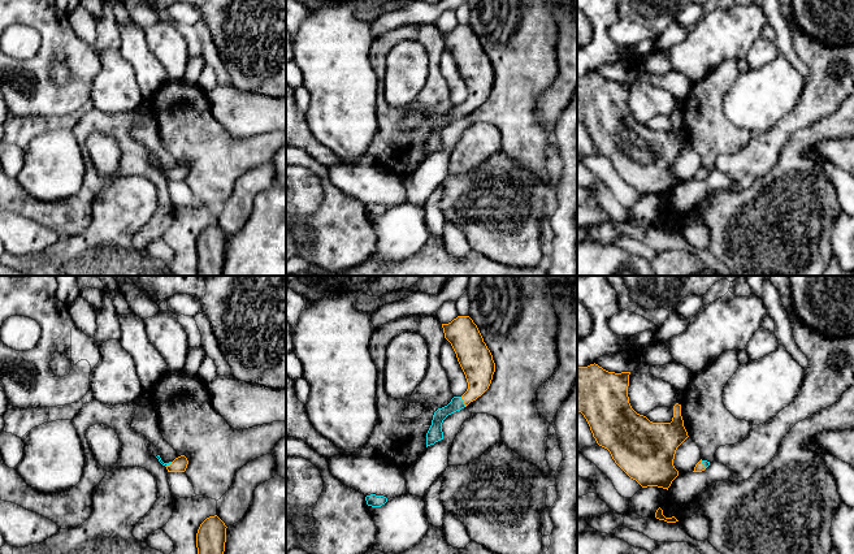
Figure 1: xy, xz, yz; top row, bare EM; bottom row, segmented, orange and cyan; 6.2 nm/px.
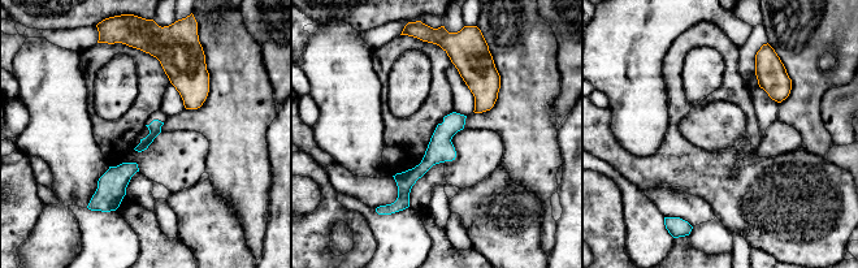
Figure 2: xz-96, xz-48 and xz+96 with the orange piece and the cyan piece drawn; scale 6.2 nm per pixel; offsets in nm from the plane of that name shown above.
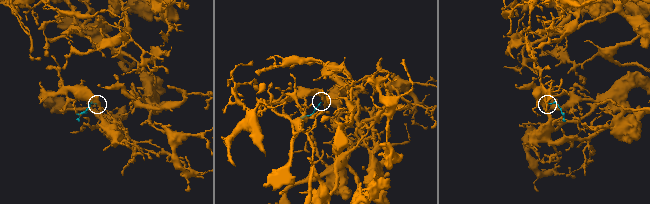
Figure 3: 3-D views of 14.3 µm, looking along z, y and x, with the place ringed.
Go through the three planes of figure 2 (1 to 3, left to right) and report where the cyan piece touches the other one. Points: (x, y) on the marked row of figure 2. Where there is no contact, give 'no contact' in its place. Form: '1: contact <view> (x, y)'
1: no contact
2: no contact
3: no contact

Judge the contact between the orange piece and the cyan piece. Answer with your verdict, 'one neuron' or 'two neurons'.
one neuron

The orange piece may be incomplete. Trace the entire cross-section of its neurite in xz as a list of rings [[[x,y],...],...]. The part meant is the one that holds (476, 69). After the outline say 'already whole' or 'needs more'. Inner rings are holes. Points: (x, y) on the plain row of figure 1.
[[[458,25],[451,31],[442,33],[442,36],[465,83],[468,98],[461,105],[454,105],[447,114],[434,121],[426,142],[426,156],[443,148],[443,129],[481,105],[489,98],[495,81],[493,64],[469,25]]]; needs more

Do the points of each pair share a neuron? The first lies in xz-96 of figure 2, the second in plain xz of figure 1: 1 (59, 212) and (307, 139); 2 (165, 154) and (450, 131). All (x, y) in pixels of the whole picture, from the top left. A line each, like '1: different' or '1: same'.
1: different
2: different

